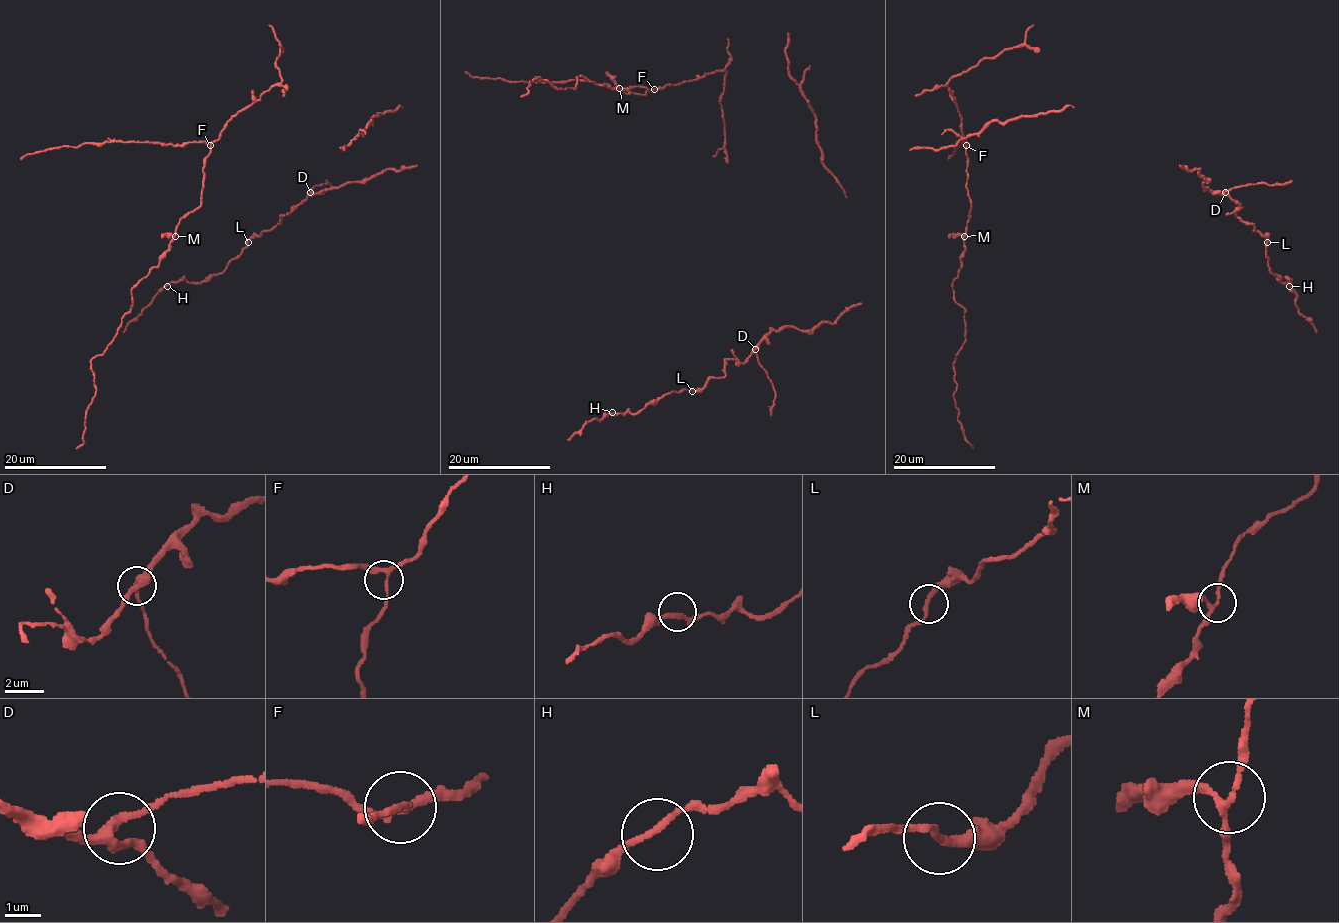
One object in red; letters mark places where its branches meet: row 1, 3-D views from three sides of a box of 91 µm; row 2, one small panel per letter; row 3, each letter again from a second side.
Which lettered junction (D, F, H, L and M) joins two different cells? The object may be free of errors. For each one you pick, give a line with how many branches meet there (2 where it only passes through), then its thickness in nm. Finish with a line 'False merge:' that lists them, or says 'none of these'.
False merge: none of these

